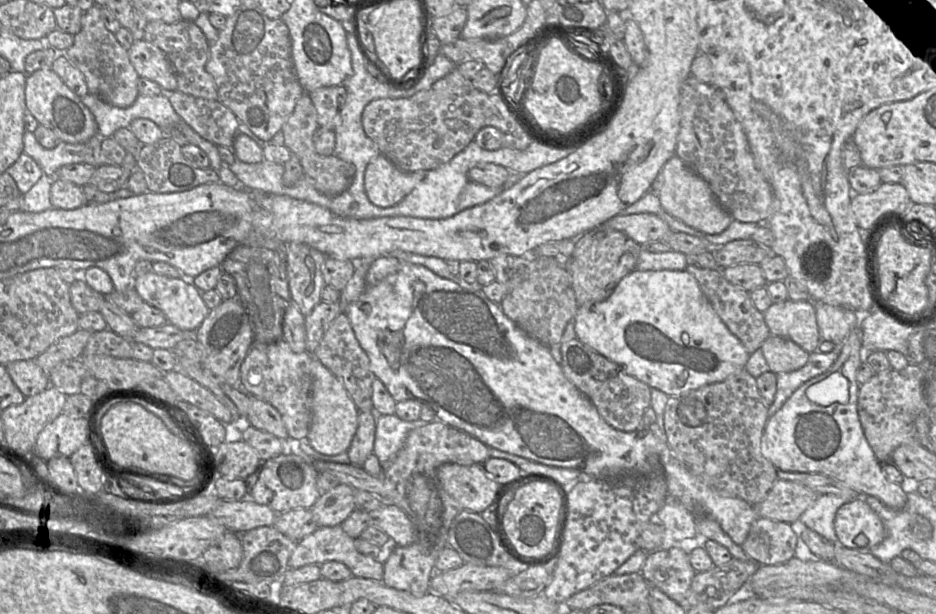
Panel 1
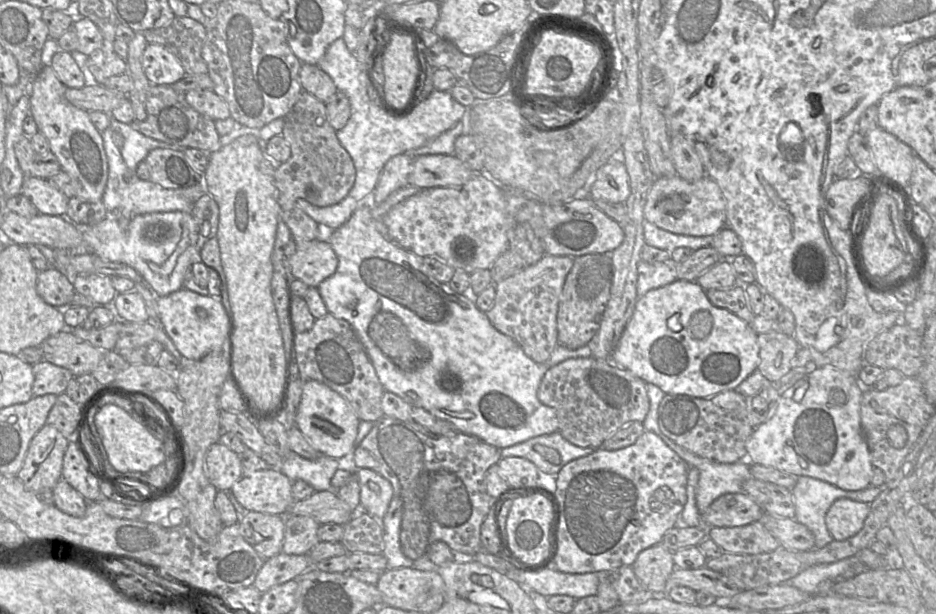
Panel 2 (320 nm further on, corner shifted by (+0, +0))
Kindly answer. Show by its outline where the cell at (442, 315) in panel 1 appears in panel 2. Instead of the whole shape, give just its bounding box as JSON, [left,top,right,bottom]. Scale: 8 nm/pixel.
[317,192,559,449]

